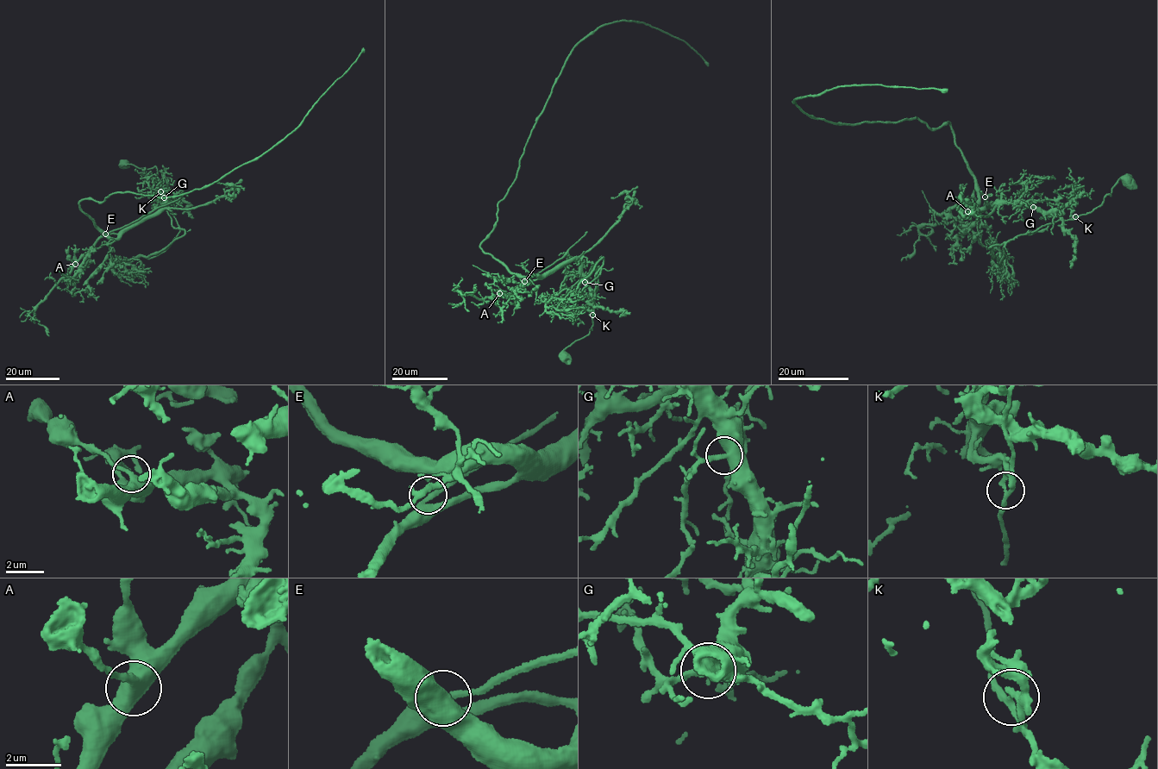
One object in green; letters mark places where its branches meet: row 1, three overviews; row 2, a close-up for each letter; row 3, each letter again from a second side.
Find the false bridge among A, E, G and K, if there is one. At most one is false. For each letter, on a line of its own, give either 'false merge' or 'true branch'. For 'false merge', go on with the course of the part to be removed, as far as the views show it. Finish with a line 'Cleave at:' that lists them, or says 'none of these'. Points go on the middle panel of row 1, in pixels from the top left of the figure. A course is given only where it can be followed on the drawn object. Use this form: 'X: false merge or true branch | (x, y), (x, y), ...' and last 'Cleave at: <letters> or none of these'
A: true branch
E: true branch
G: true branch
K: false merge | (592, 315), (601, 269), (598, 277), (580, 291), (567, 294), (560, 303), (566, 305), (555, 309), (586, 308)
Cleave at: K

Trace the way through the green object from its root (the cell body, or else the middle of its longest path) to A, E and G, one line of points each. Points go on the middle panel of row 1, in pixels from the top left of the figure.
A: (564, 355), (592, 329), (594, 307), (581, 265), (560, 264), (516, 292), (499, 293)
E: (564, 355), (566, 347), (592, 329), (594, 307), (588, 301), (582, 265), (569, 260), (524, 281)
G: (564, 355), (566, 347), (592, 329), (594, 307), (588, 301), (589, 288), (585, 282)

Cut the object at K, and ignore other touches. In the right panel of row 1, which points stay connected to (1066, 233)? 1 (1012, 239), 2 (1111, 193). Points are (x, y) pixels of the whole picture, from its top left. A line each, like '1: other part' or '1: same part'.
1: same part
2: same part

